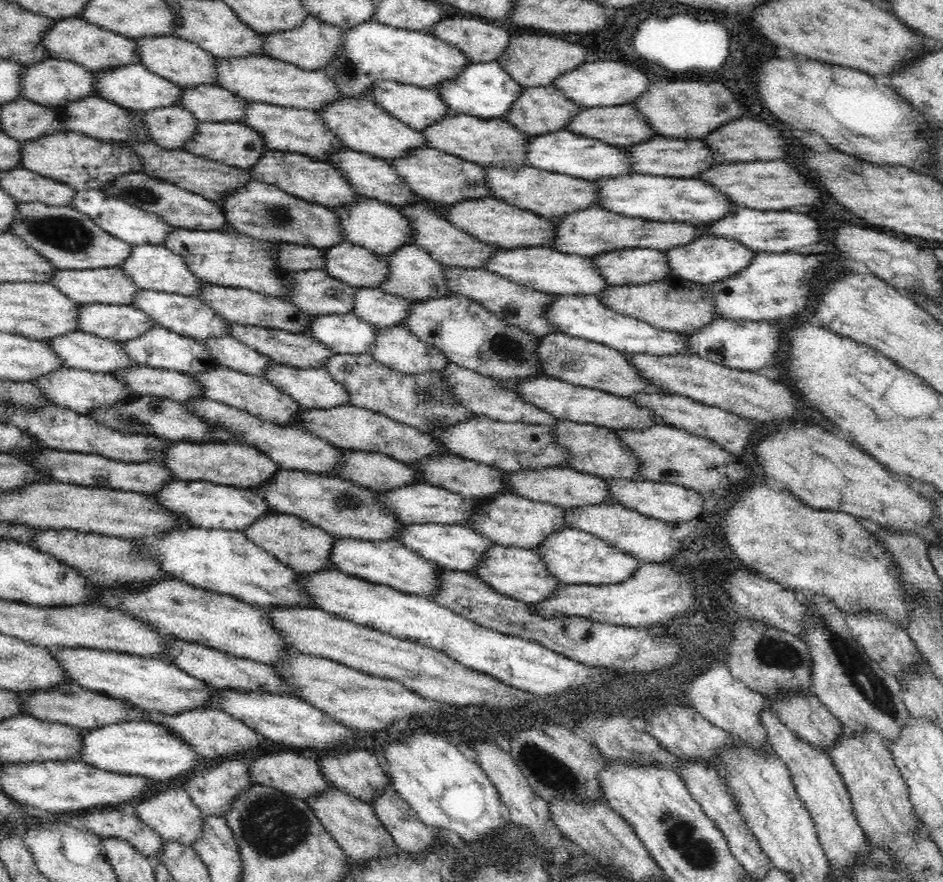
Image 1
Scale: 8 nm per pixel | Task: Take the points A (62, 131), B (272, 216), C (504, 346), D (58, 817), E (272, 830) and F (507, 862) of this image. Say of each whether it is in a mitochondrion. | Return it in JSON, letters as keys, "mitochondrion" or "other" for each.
{"A":"other","B":"mitochondrion","C":"mitochondrion","D":"other","E":"mitochondrion","F":"other"}

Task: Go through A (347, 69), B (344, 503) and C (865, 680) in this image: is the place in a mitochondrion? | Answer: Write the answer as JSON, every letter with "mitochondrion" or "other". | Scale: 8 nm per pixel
{"A":"mitochondrion","B":"mitochondrion","C":"mitochondrion"}

